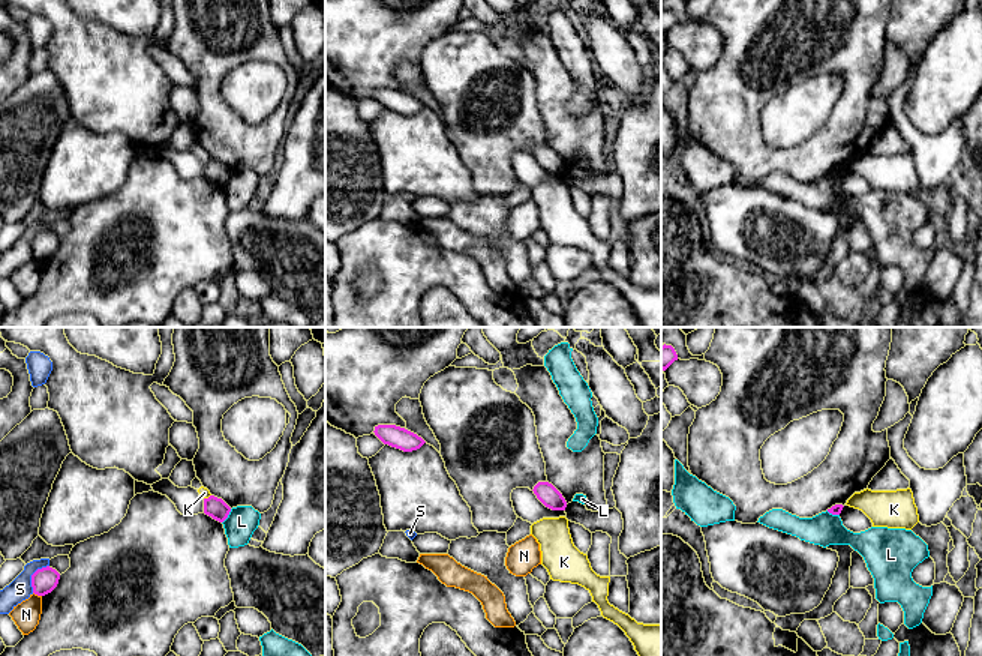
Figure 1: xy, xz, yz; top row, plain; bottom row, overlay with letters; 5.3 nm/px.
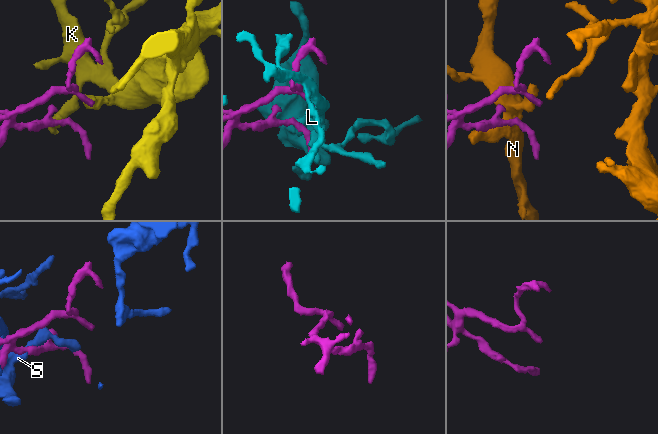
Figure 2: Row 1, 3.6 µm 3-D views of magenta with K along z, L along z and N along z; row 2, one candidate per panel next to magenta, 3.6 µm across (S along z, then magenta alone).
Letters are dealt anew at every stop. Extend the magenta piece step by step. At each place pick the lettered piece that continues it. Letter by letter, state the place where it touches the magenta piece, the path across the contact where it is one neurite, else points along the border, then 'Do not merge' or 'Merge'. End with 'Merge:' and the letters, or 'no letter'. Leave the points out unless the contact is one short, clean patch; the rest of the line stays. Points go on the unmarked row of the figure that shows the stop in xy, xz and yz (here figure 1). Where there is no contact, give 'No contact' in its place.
K: Touches magenta at xy (209, 161). Boundary: xy (210, 158), (204, 162). Do not merge
L: Touches magenta at xy (227, 180). Do not merge
N: Touches magenta at xy (38, 258). Do not merge
S: Touches magenta at xy (32, 239). Do not merge
Merge: no letter

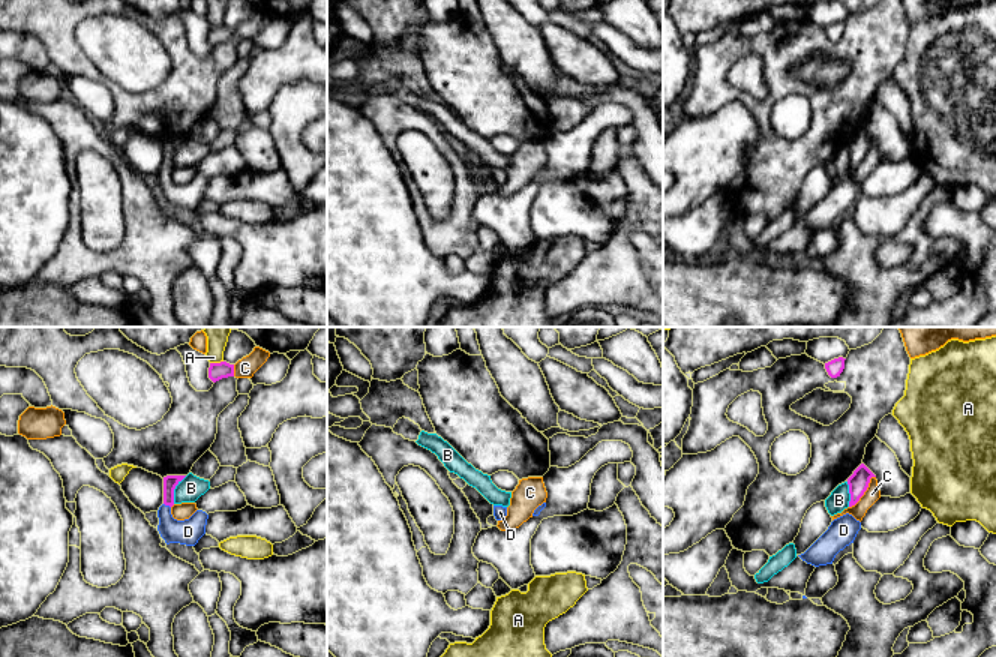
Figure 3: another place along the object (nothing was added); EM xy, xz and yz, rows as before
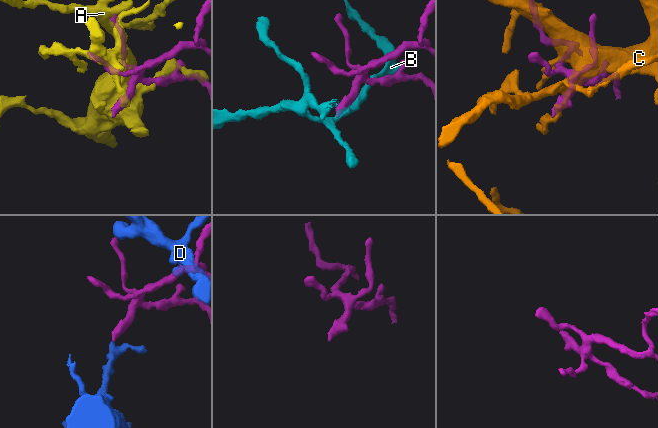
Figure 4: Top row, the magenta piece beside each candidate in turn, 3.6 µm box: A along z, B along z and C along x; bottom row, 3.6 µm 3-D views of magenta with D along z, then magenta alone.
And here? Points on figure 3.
A: Touches magenta at xy (216, 27). Do not merge
B: Touches magenta at xy (174, 152). Do not merge
C: Touches magenta at yz (864, 155). Do not merge
D: Touches magenta at xy (167, 168). Path across: xy (170, 146), (167, 168), (167, 182), (188, 195). Merge
Merge: D

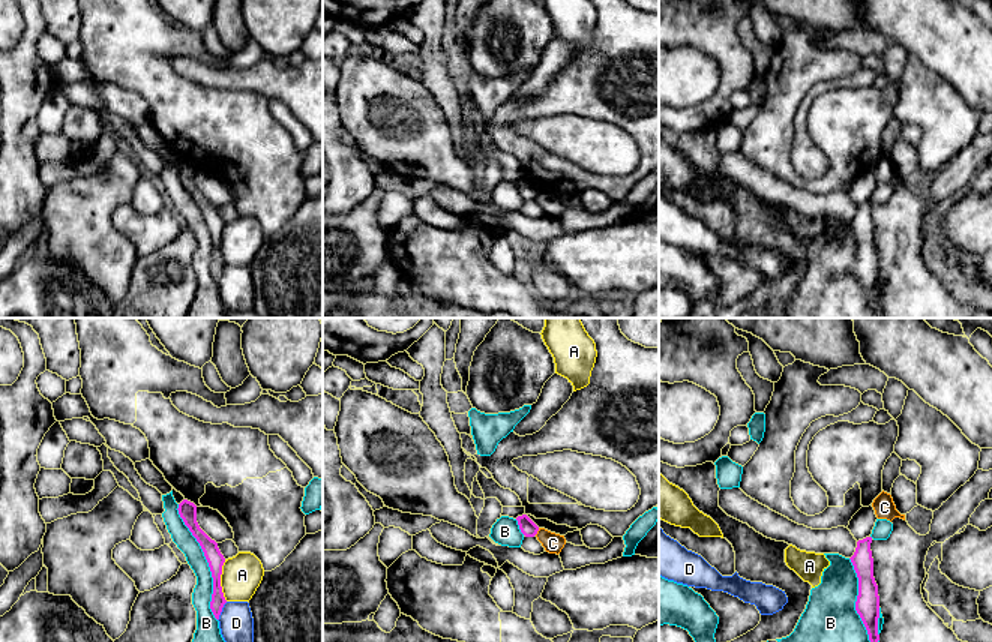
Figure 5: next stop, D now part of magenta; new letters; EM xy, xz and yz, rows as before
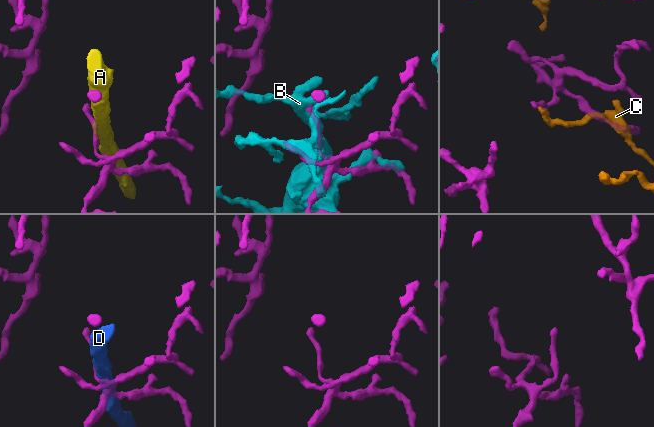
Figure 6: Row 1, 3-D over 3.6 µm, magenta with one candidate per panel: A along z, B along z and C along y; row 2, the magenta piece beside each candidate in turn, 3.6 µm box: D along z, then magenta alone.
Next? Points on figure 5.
A: Touches magenta at xy (219, 245). Boundary: xy (224, 224), (221, 255), (227, 264). Do not merge
B: Touches magenta at xy (207, 225). Do not merge
C: Touches magenta at xz (538, 194). Do not merge
D: Touches magenta at xy (221, 275). Boundary: xy (227, 266), (218, 284). Do not merge
Merge: no letter

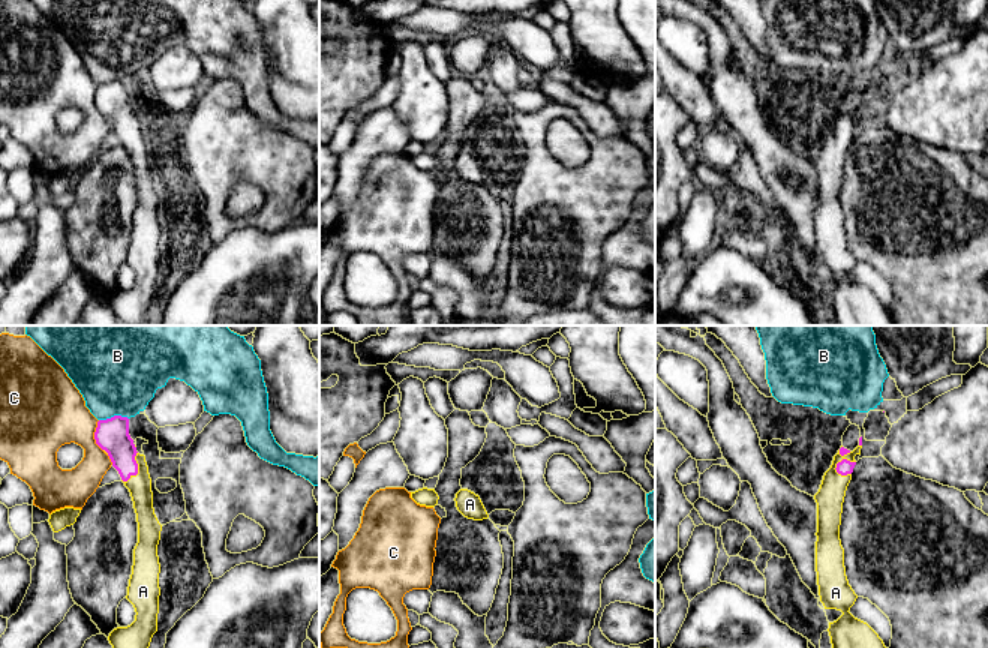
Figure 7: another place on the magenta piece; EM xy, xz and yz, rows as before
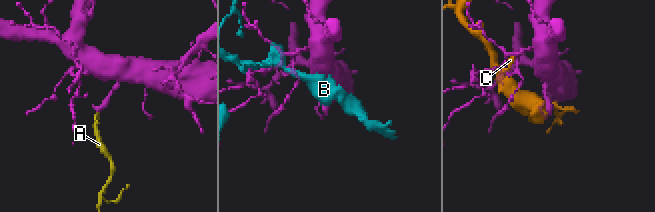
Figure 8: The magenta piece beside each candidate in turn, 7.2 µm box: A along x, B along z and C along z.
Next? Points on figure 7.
A: Touches magenta at yz (835, 132). Path across: yz (844, 131), (835, 132), (835, 146), (829, 162). Merge
B: Touches magenta at xy (114, 80). Do not merge
C: Touches magenta at xy (95, 99). Do not merge
Merge: A

